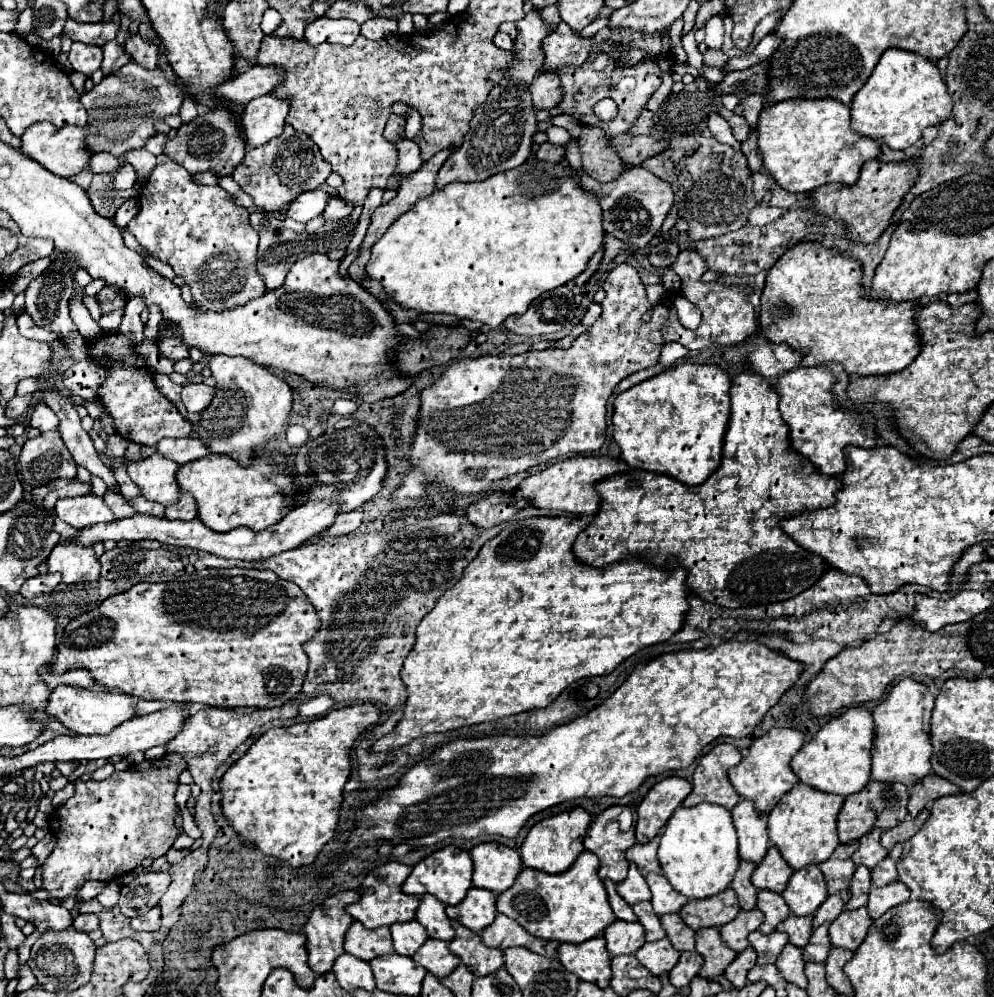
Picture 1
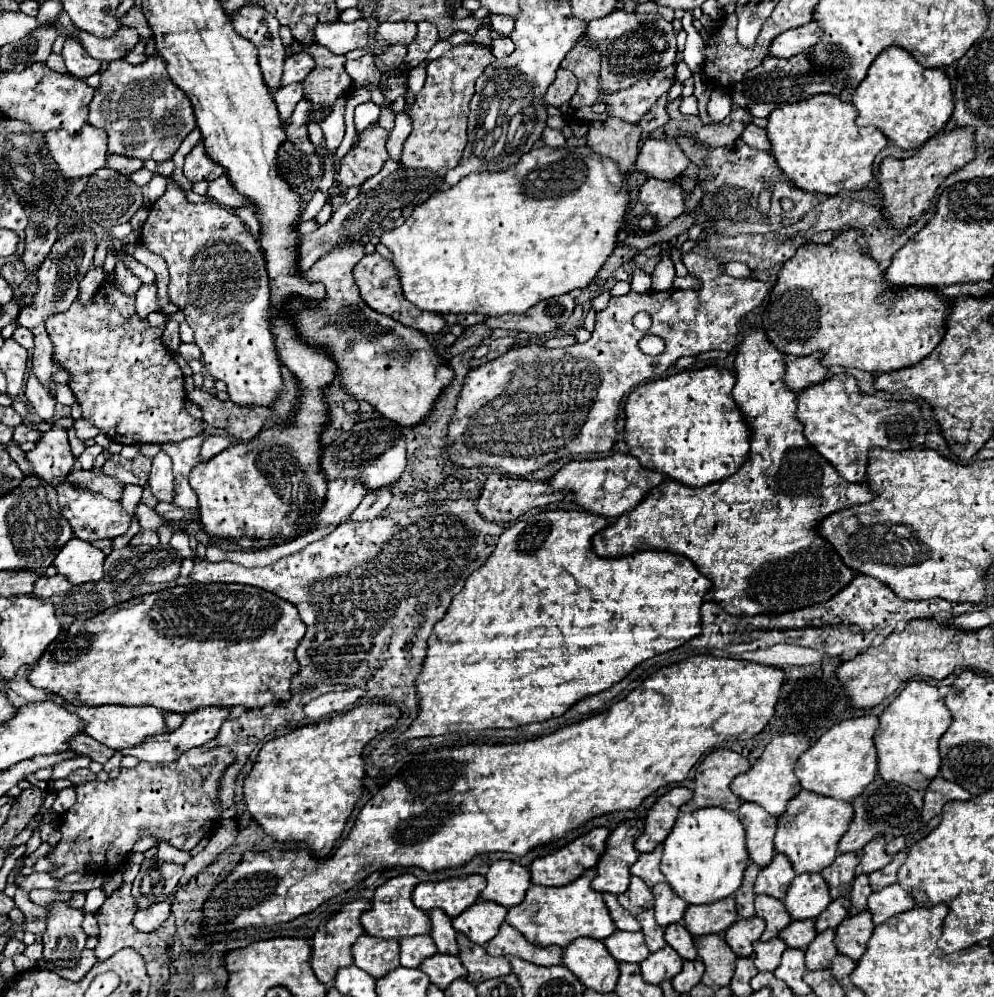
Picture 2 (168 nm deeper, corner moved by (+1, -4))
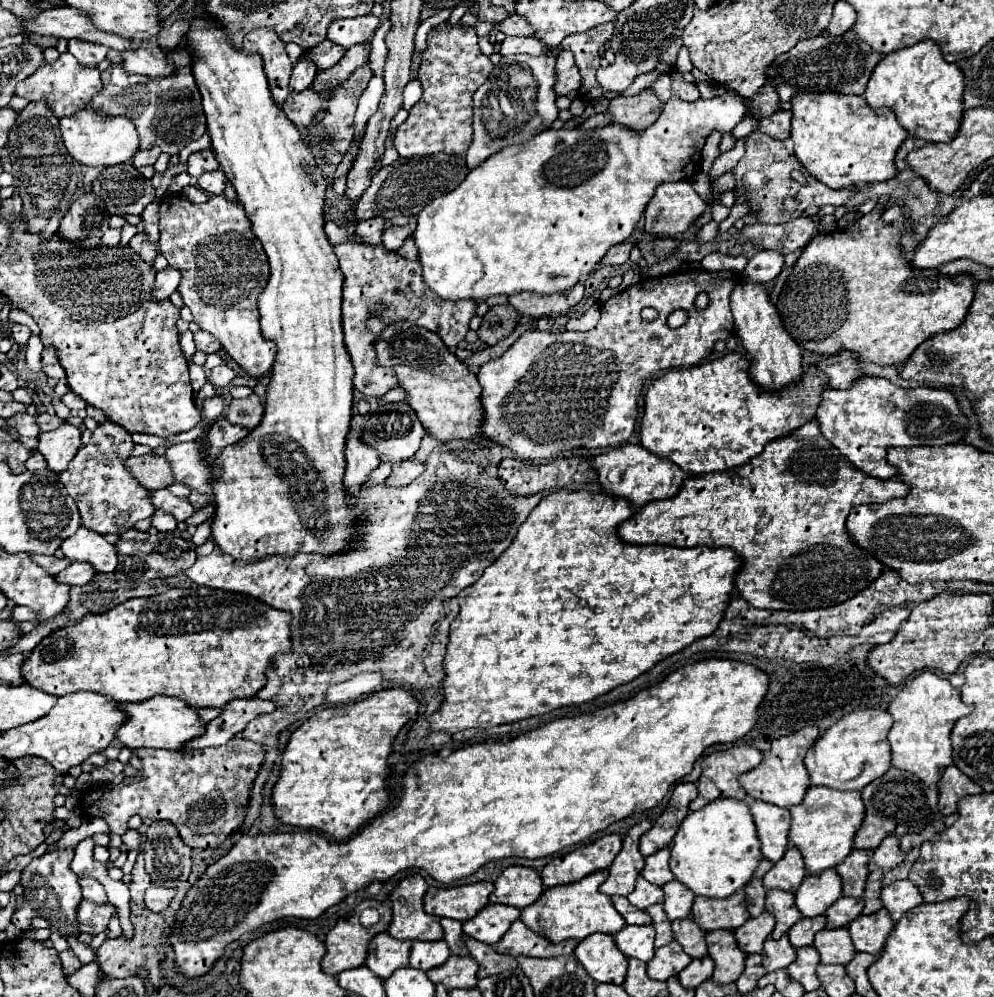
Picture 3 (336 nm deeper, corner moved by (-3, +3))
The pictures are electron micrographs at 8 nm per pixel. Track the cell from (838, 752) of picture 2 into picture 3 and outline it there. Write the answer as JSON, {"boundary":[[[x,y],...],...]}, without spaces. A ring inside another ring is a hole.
{"boundary":[[[858,709],[848,713],[814,743],[806,753],[804,765],[812,785],[826,785],[840,791],[862,791],[868,783],[890,769],[890,743],[886,739],[892,717],[882,709]]]}

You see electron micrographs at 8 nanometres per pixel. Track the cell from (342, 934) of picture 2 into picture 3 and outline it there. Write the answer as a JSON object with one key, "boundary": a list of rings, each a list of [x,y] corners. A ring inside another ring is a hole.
{"boundary":[[[364,899],[360,903],[360,907],[374,907],[378,909],[380,913],[380,921],[372,927],[364,927],[360,923],[360,915],[352,915],[350,919],[346,921],[340,921],[332,927],[332,931],[326,935],[326,955],[322,959],[322,971],[336,977],[338,973],[346,971],[346,969],[354,969],[354,967],[360,967],[364,965],[366,961],[366,953],[368,953],[368,941],[378,935],[378,933],[384,933],[390,925],[390,919],[392,919],[392,909],[390,909],[390,903],[388,901],[374,901],[374,899]]]}

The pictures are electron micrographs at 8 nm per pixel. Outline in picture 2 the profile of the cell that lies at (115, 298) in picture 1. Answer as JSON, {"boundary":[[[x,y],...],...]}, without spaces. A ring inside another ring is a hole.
{"boundary":[[[122,260],[116,263],[113,273],[115,275],[116,288],[122,290],[128,296],[134,296],[142,285],[141,280],[127,269]]]}

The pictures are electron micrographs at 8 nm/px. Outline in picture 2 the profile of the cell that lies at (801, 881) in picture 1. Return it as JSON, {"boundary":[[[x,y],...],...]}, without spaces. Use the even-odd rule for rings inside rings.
{"boundary":[[[800,874],[792,880],[784,906],[792,920],[816,918],[832,902],[830,890],[822,874]]]}

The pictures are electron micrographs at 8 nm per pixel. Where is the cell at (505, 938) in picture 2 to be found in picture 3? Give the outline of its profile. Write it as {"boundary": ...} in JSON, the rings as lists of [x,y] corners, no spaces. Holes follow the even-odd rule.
{"boundary":[[[514,921],[508,929],[508,933],[496,943],[498,953],[508,953],[512,957],[516,955],[528,955],[528,957],[558,957],[568,955],[570,951],[568,943],[550,943],[526,925],[522,921]]]}

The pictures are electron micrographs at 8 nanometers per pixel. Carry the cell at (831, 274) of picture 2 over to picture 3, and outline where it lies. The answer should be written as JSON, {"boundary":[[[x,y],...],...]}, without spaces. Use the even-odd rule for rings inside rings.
{"boundary":[[[876,207],[846,231],[816,233],[802,249],[776,303],[780,309],[786,309],[780,311],[786,333],[802,349],[820,355],[832,355],[840,349],[846,349],[856,353],[860,361],[872,361],[878,365],[904,365],[920,343],[938,333],[952,331],[964,321],[974,297],[972,277],[948,277],[938,269],[924,269],[920,273],[918,269],[910,267],[900,251],[900,225],[882,223],[880,213],[882,209]]]}

